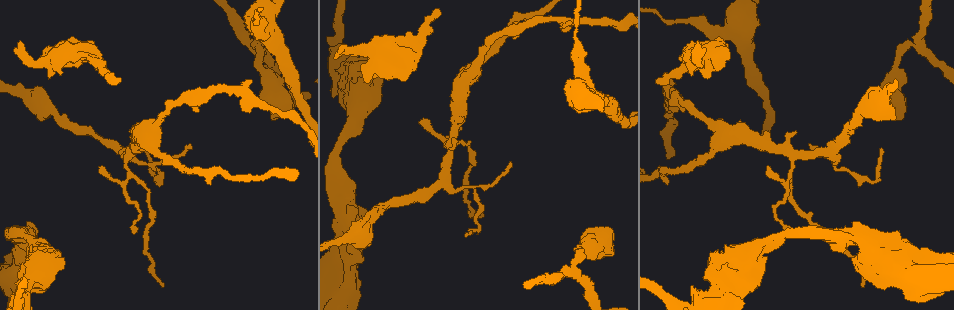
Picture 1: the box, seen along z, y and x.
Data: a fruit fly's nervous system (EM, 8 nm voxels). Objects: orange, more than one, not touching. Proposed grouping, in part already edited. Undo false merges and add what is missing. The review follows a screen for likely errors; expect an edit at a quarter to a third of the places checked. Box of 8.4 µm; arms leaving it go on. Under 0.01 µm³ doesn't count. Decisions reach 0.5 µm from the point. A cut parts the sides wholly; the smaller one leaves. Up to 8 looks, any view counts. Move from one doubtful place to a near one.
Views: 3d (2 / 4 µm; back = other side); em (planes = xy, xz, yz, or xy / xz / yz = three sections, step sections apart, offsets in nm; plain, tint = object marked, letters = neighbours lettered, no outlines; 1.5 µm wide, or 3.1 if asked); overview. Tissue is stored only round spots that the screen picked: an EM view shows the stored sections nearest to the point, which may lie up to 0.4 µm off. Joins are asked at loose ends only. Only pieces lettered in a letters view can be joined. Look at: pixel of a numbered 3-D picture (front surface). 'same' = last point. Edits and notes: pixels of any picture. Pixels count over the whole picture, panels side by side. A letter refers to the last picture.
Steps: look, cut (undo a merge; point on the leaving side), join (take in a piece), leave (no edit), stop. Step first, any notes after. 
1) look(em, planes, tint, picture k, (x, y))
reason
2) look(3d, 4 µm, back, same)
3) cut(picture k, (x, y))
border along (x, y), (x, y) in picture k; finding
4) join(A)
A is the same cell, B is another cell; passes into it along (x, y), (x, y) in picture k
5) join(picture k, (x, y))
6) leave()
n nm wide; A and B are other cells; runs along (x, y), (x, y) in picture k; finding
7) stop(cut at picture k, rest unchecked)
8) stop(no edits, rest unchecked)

look(3d, 4 µm, picture 1, (928, 257))
thick turns thin

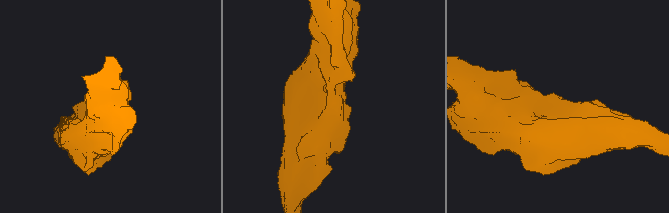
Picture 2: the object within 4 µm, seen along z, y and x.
look(em, planes, plain, picture 2, (553, 108))

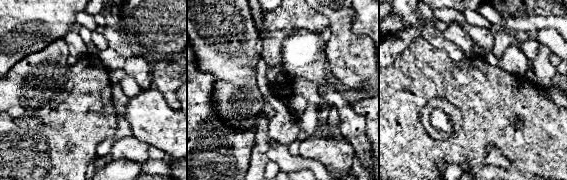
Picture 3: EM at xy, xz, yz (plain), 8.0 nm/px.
look(em, planes, letters, same)

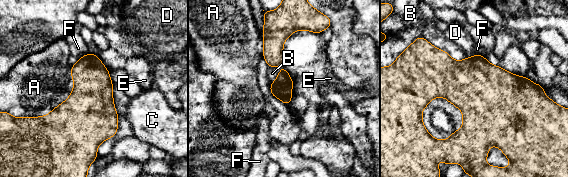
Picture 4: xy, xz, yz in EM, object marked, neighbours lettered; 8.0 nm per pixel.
leave()
A, B, C, D, E and F are other cells; all the same neuron

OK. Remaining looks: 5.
look(em, yz, step 8, letters, picture 1, (879, 148))
tapers out

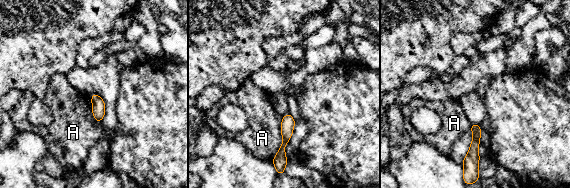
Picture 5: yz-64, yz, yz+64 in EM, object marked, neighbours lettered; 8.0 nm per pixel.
look(em, planes, letters, same)
cut it another way

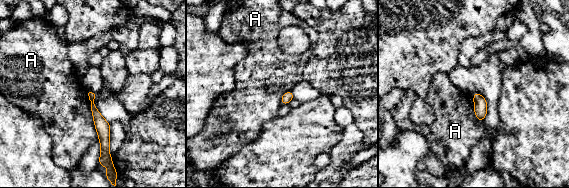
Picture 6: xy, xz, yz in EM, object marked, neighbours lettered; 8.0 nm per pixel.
leave()
A is another cell; border along (88, 92), (93, 124), (99, 140) in picture 6; no lettered piece goes on from it

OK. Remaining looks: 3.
look(3d, 4 µm, picture 1, (574, 270))
sudden change in width

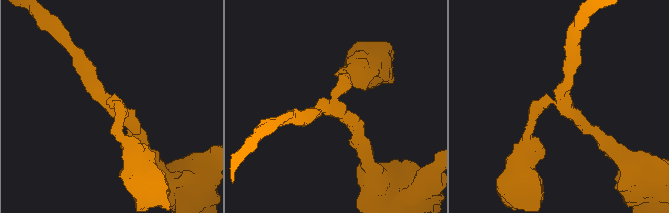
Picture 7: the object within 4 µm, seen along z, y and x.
look(em, planes, tint, picture 7, (561, 104))
3 arms; arms of 190, 220, 220 nm

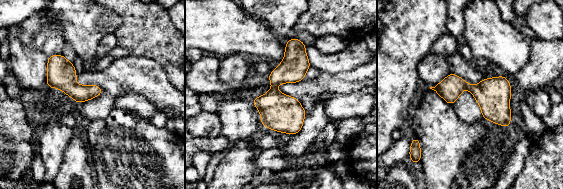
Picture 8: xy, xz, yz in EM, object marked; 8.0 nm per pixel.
look(em, planes, letters, same)

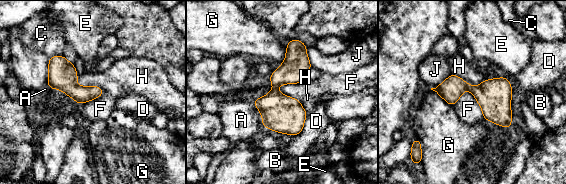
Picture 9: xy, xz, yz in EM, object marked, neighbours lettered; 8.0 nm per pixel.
leave()
140 nm wide; A, B, C, D, E, F, G, H and J are other cells; border along (306, 79), (282, 83), (276, 90) in picture 9; all the same neuron

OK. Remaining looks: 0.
stop(no edits, rest unchecked)

